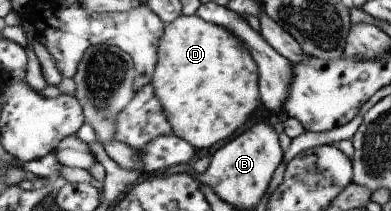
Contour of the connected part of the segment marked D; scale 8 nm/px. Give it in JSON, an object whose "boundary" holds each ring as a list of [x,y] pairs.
{"boundary":[[[180,16],[166,26],[166,34],[160,42],[160,64],[154,74],[154,88],[162,100],[168,120],[175,134],[194,144],[200,150],[212,150],[216,144],[230,140],[238,128],[242,128],[262,104],[259,86],[259,70],[248,45],[236,38],[230,30],[194,16]]]}

